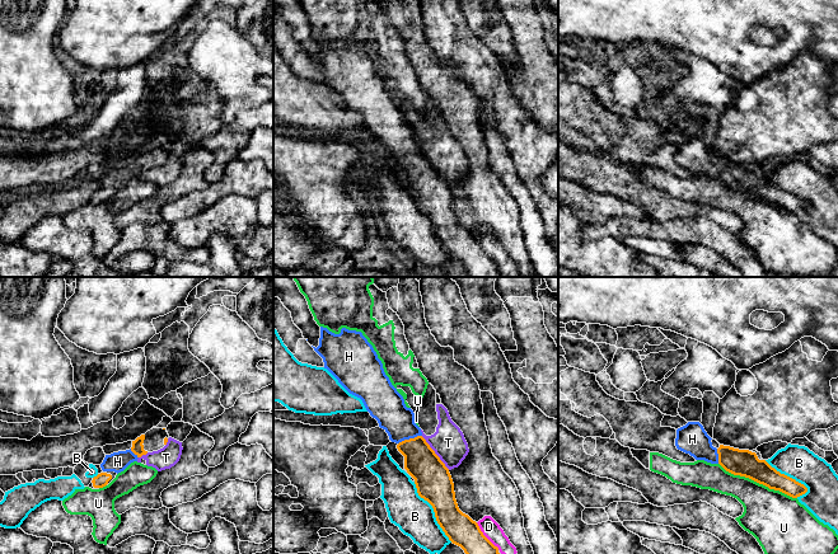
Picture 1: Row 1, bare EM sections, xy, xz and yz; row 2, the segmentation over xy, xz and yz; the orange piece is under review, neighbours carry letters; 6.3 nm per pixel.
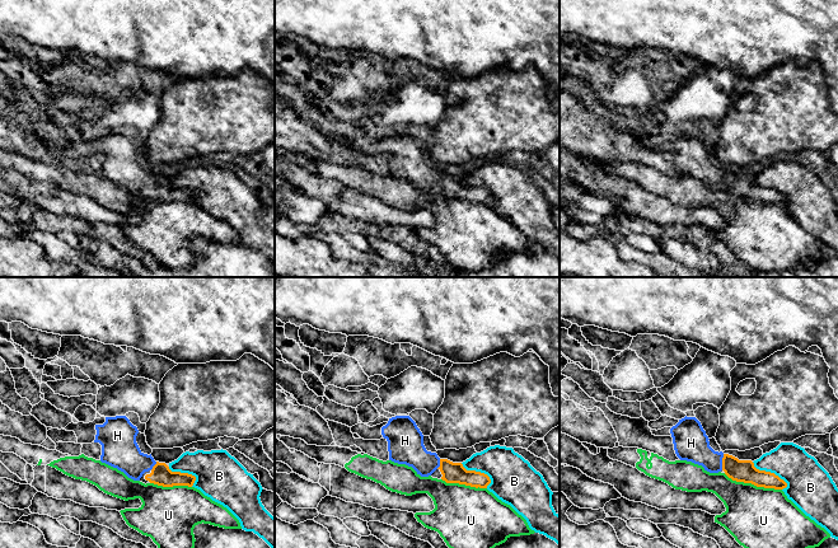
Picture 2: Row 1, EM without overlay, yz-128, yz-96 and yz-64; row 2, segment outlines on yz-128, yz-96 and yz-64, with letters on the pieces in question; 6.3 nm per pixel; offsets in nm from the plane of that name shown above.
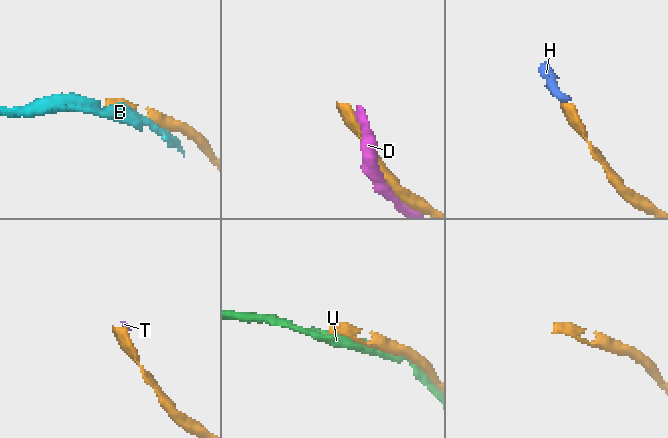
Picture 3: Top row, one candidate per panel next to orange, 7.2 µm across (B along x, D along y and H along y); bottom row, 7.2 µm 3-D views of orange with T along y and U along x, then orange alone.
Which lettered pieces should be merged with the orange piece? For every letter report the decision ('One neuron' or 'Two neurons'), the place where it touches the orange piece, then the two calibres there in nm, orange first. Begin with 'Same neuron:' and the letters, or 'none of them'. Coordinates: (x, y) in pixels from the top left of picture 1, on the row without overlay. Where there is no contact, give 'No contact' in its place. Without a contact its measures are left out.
Same neuron: H
B: Two neurons. Touches orange at xz (434, 226). Thickness 240 nm (orange) against 240 nm
D: Two neurons. Touches orange at xz (485, 252). Thickness 190 nm (orange) against 110 nm
H: One neuron. Touches orange at xz (410, 154). Thickness 220 nm (orange) against 220 nm
T: Two neurons. Touches orange at xz (434, 168). Thickness 240 nm (orange) against 200 nm
U: Two neurons. Touches orange at yz (758, 197). Thickness 170 nm (orange) against 340 nm

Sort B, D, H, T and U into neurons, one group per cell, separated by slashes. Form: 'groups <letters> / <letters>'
groups B / D T / H / U

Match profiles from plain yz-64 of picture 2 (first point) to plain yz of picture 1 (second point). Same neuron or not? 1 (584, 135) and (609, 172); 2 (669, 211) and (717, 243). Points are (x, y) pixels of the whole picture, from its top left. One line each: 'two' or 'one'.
1: two
2: two

